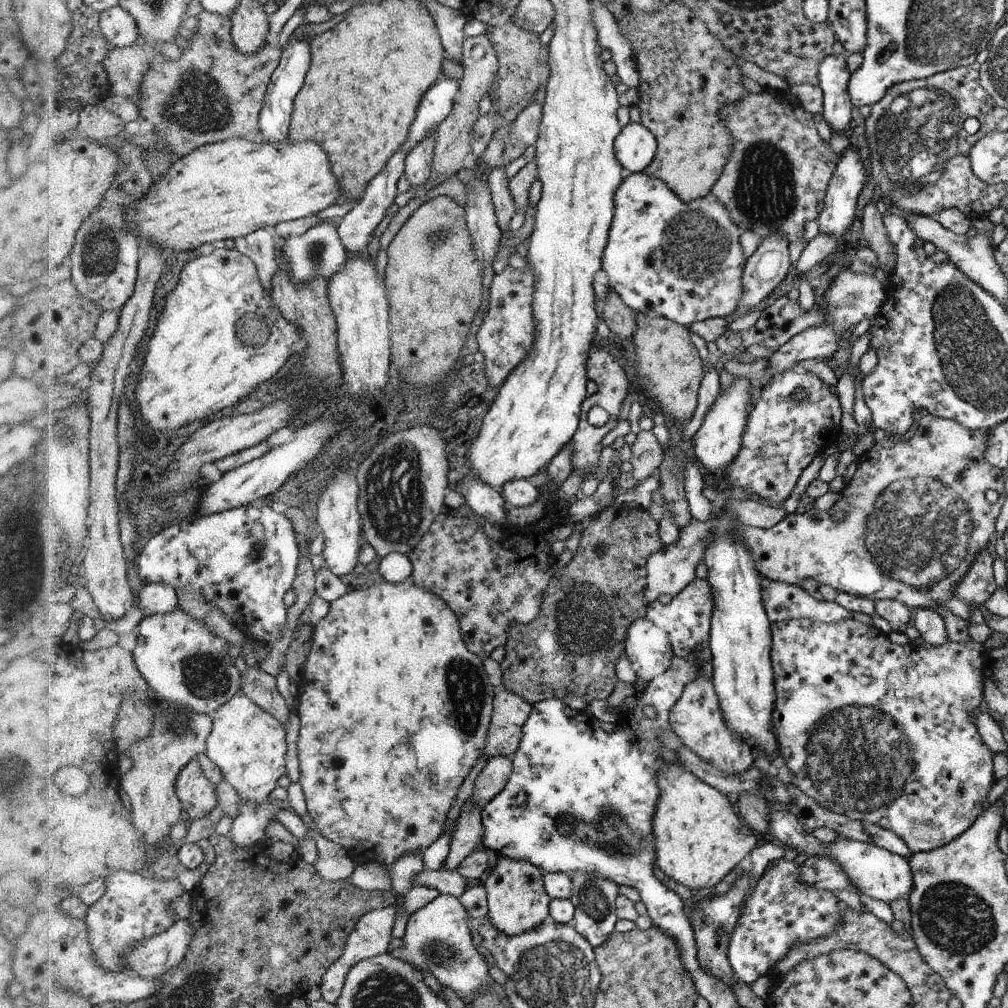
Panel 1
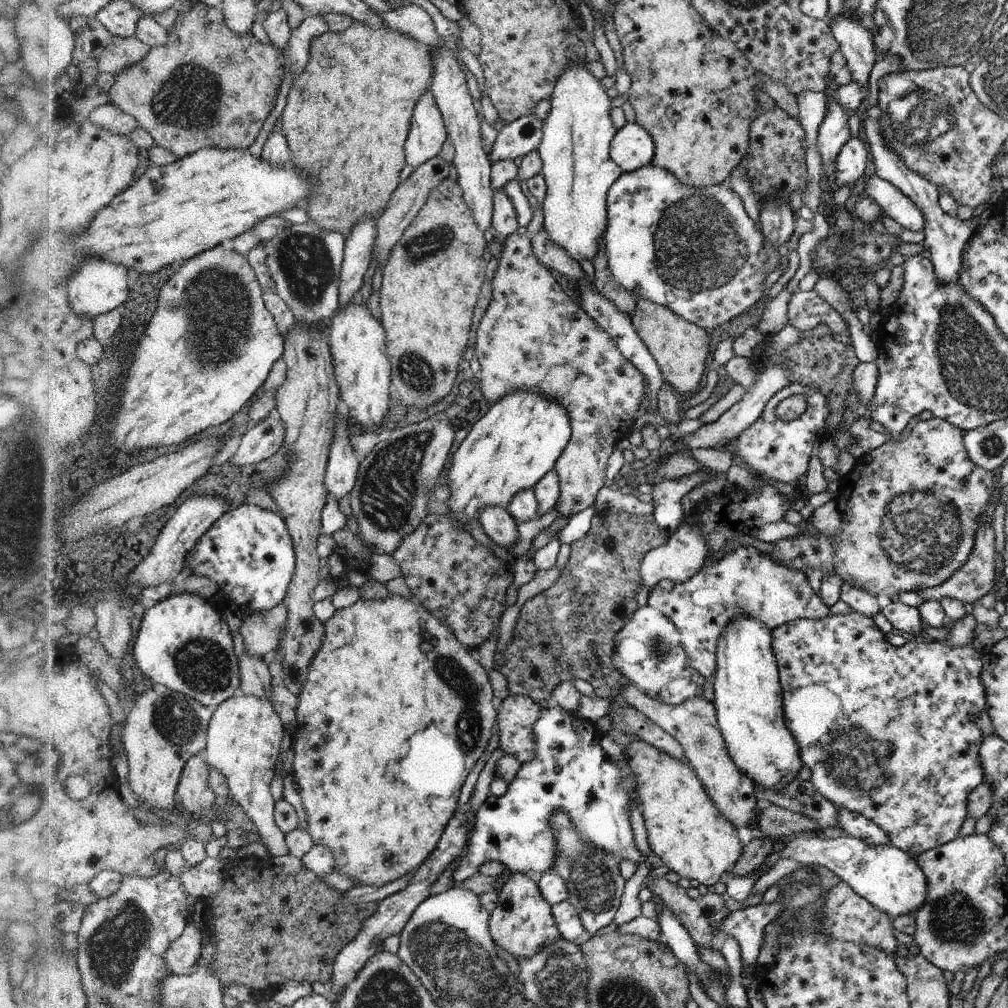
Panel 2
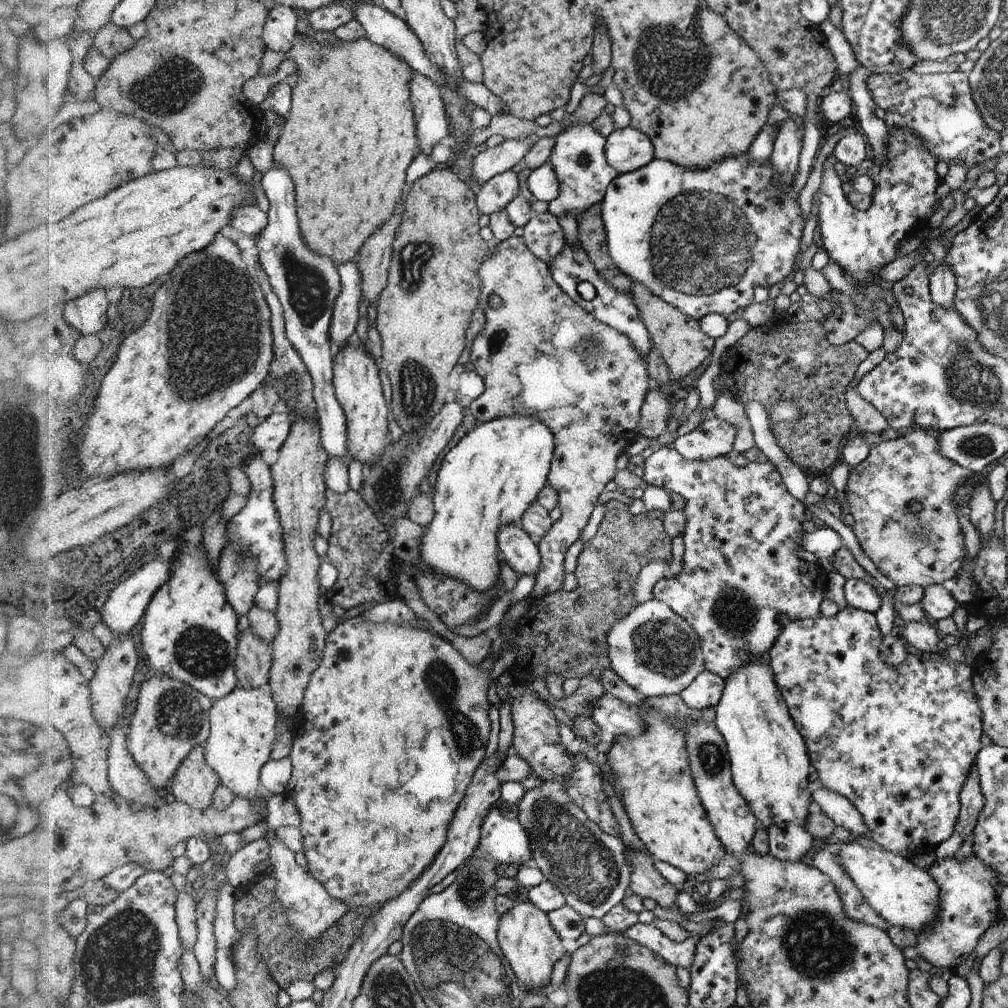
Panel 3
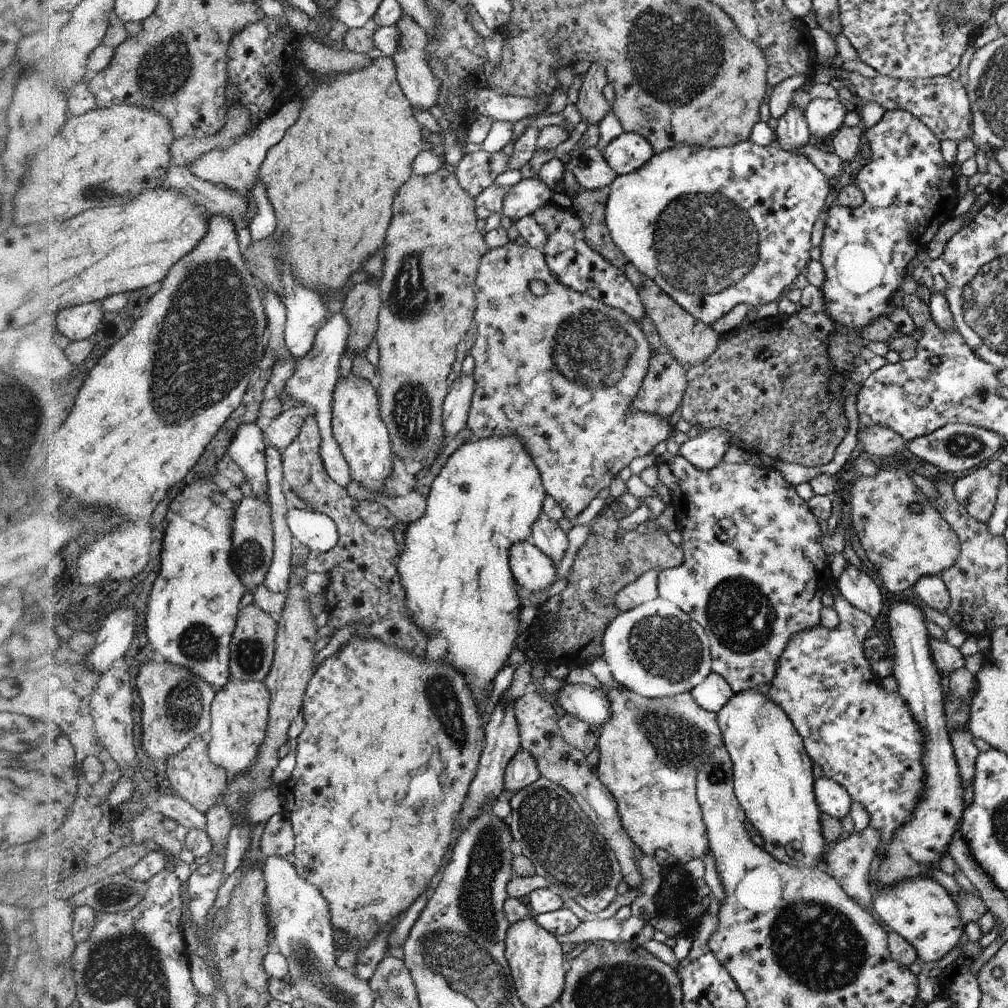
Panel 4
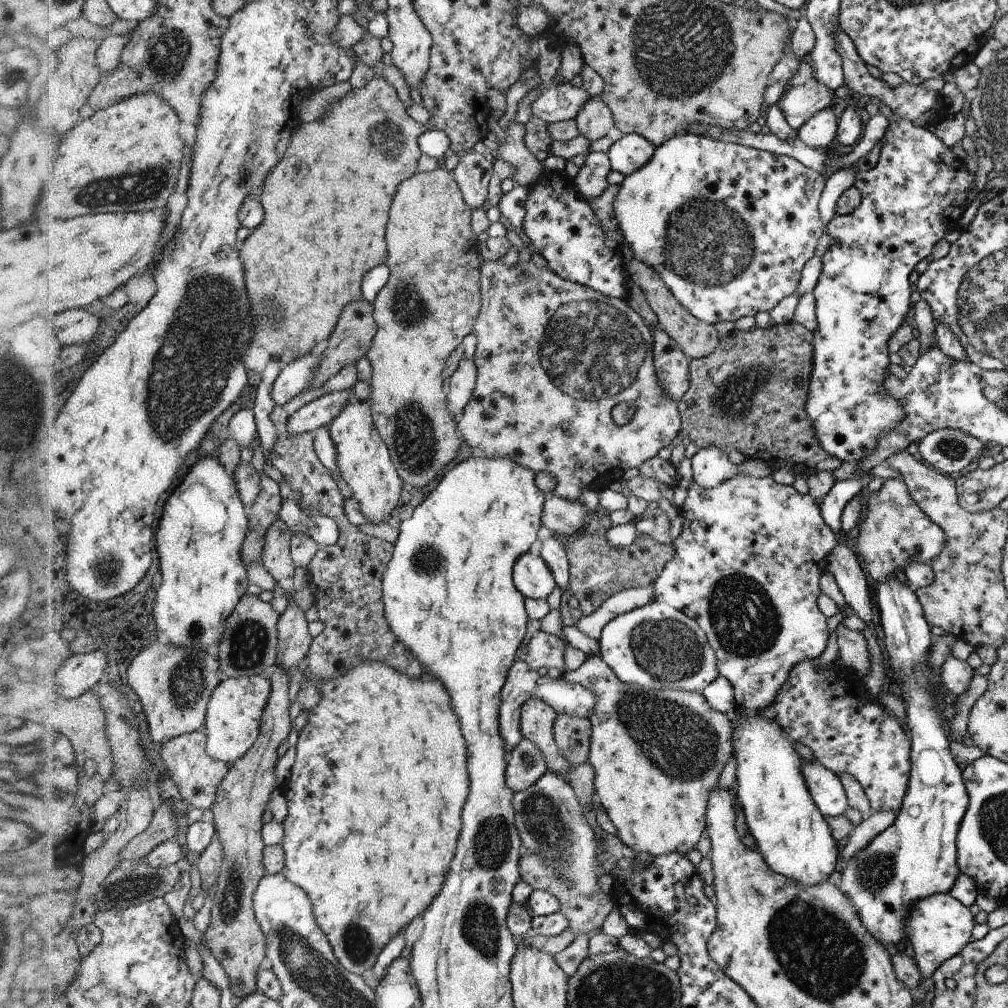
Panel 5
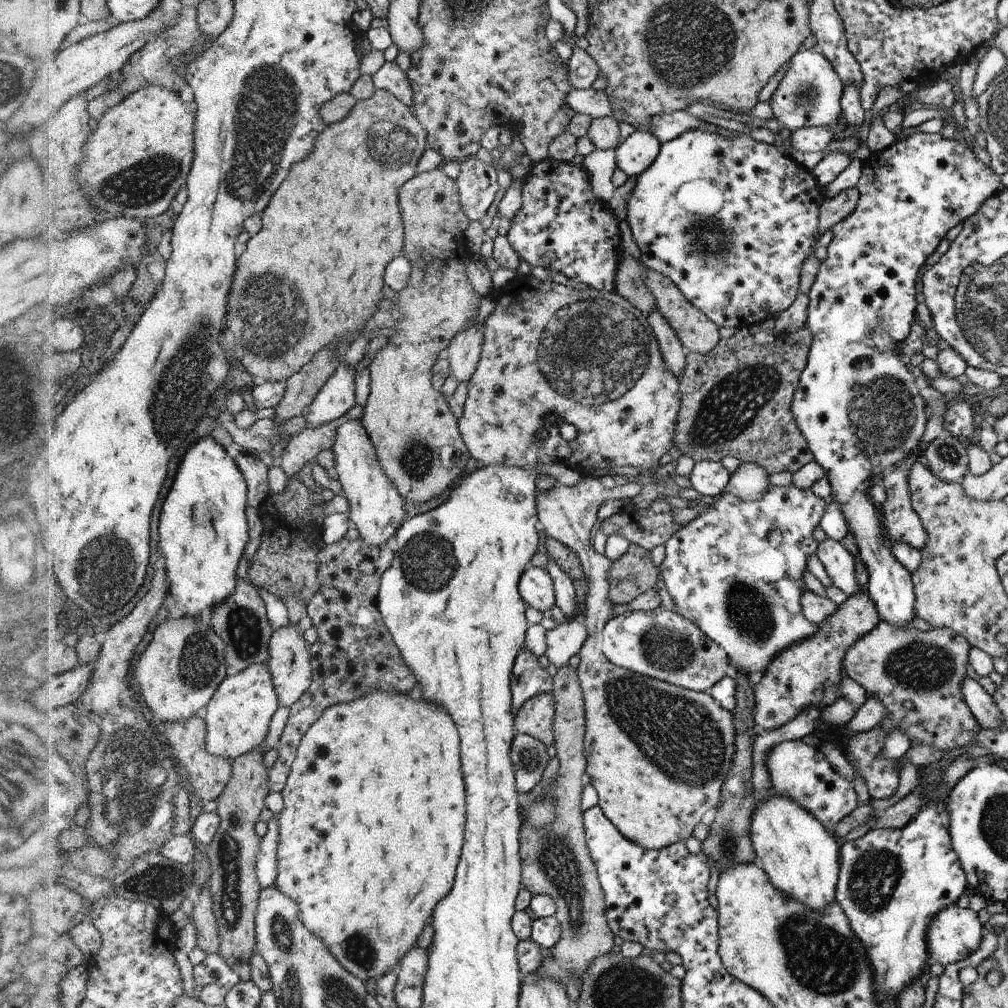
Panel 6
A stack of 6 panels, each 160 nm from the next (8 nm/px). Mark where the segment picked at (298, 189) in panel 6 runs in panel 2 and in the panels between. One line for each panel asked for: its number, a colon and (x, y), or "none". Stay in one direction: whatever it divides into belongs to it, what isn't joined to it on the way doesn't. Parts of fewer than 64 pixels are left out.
2: (350, 111)
3: (351, 135)
4: (333, 180)
5: (340, 176)

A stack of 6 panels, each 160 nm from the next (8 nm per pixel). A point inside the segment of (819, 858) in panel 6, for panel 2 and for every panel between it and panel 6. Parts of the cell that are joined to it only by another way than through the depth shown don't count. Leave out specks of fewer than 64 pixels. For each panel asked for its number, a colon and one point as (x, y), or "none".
2: (748, 697)
3: (769, 759)
4: (773, 779)
5: (790, 832)

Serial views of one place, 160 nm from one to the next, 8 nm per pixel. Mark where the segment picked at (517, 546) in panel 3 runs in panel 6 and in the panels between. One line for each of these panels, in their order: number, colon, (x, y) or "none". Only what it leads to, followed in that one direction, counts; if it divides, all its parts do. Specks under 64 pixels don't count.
4: (534, 570)
5: (533, 577)
6: (536, 586)

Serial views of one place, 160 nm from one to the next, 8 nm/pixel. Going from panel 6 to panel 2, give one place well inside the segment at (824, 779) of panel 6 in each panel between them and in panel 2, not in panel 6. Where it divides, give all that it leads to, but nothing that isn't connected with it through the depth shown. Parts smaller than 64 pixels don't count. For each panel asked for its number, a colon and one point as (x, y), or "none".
2: (854, 824)
3: (838, 808)
4: (833, 799)
5: (824, 785)

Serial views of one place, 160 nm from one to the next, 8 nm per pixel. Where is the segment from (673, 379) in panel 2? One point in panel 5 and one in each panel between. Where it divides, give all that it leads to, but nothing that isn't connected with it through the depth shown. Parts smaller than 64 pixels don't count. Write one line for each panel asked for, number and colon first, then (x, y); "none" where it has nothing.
3: (679, 338)
4: (691, 341)
5: (697, 339)

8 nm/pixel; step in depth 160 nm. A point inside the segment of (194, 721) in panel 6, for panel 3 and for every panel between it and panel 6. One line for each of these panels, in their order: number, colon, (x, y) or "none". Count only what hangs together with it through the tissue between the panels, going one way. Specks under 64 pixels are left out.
3: (196, 784)
4: (193, 774)
5: (199, 777)

